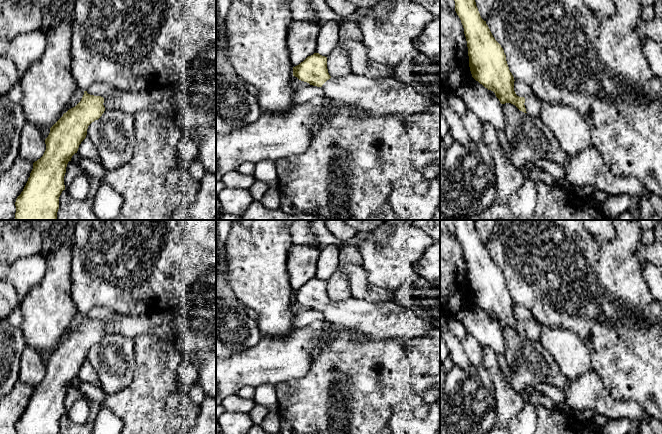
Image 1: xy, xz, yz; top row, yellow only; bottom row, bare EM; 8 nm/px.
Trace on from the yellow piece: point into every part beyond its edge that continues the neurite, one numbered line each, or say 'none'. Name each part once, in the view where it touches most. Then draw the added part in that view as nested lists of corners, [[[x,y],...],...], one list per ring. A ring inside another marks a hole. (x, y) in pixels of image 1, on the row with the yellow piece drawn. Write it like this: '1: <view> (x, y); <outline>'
1: yz (533, 104); [[[531,95],[525,98],[525,108],[528,115],[531,117],[539,117],[542,101],[536,96]]]

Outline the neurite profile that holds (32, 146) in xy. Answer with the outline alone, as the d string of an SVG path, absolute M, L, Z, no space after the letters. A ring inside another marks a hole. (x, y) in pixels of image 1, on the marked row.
M27 122L20 134L19 156L34 163L43 156L45 150L41 129Z

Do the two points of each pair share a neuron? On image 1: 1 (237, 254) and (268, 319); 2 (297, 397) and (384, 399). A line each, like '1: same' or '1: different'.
1: same
2: same

